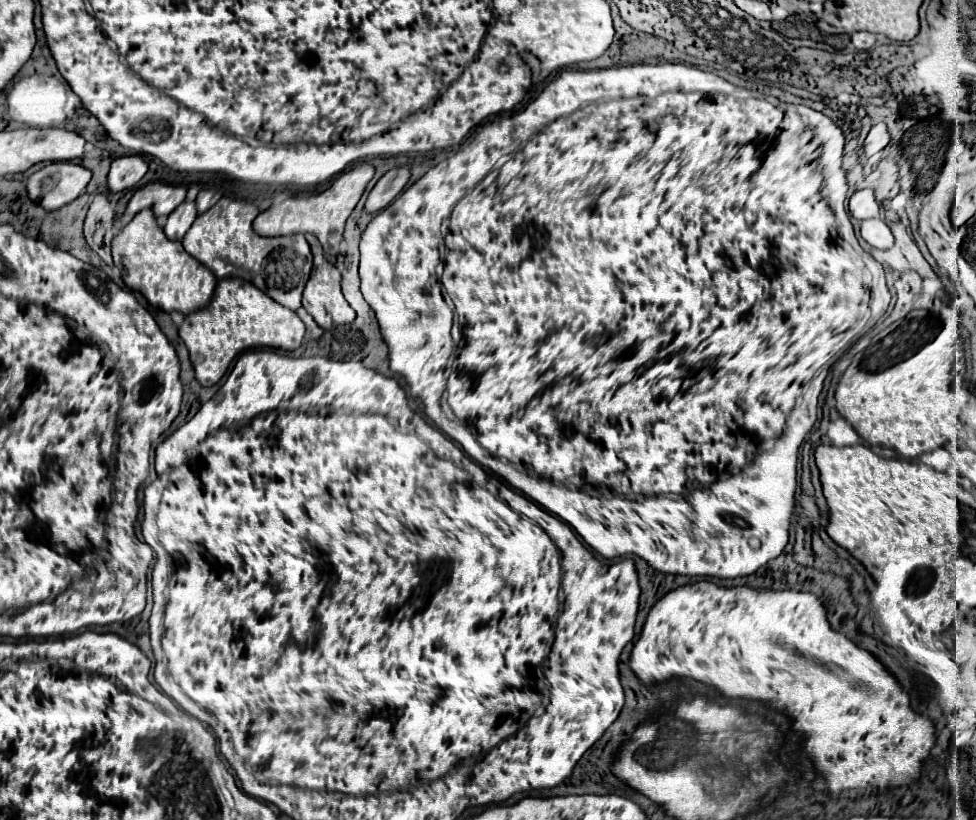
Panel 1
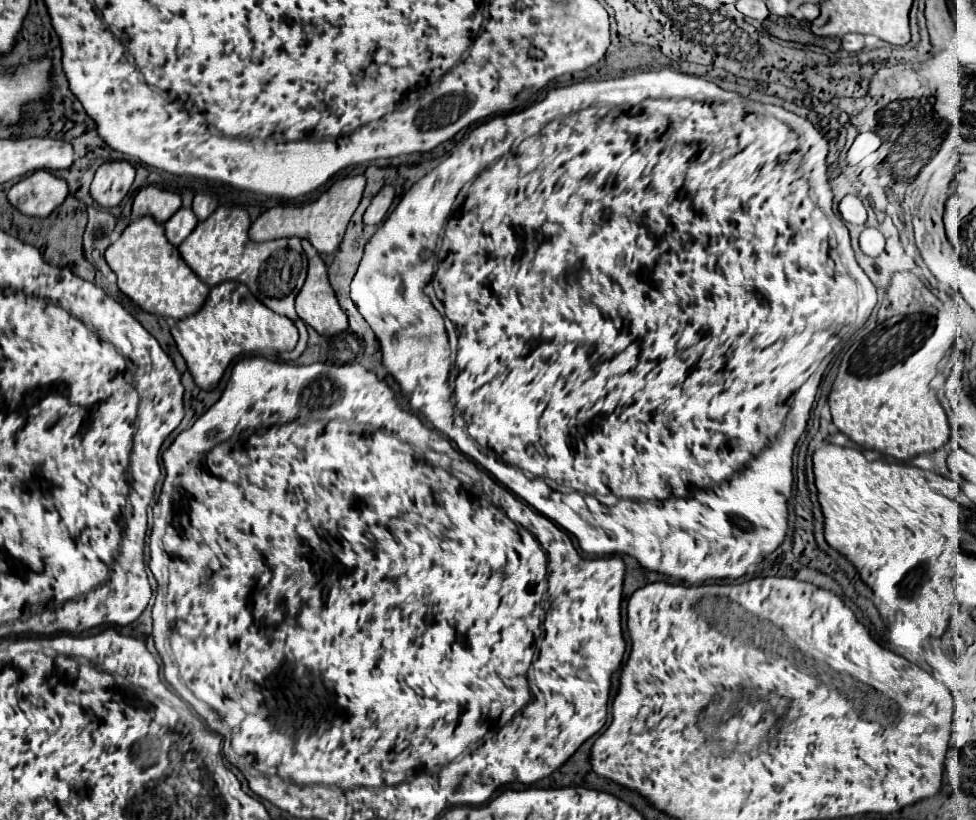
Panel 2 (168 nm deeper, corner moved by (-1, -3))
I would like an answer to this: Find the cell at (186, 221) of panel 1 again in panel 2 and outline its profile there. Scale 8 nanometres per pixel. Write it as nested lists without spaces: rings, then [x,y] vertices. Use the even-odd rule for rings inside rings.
[[[179,208],[165,224],[165,234],[167,234],[167,240],[173,244],[173,246],[179,246],[191,232],[193,228],[197,226],[197,216],[193,214],[191,208]]]

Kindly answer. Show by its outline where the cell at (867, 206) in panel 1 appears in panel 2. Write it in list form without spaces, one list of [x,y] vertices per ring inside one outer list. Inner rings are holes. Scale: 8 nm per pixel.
[[[855,194],[845,196],[839,202],[837,210],[839,210],[843,222],[849,222],[849,224],[865,224],[865,220],[867,220],[867,210],[865,210],[863,202]]]

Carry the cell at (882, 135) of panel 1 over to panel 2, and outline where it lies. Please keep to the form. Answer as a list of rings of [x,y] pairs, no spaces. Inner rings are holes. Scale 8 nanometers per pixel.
[[[875,132],[857,134],[857,138],[853,140],[853,144],[847,150],[847,164],[849,166],[859,164],[867,154],[875,152],[879,146],[881,146],[881,138]]]

